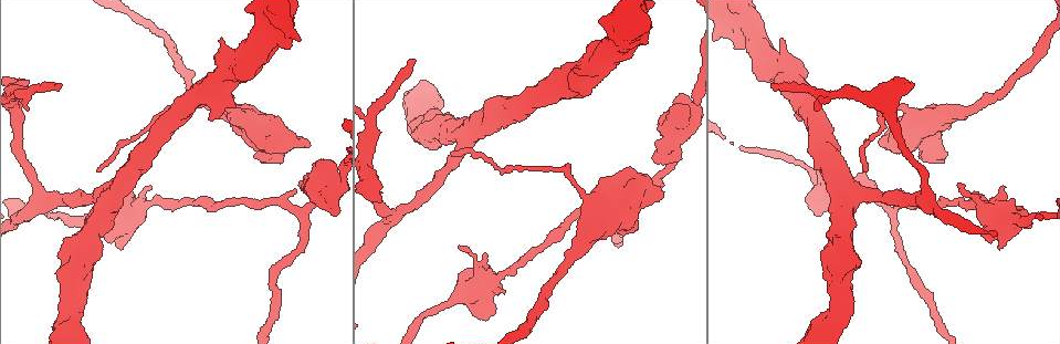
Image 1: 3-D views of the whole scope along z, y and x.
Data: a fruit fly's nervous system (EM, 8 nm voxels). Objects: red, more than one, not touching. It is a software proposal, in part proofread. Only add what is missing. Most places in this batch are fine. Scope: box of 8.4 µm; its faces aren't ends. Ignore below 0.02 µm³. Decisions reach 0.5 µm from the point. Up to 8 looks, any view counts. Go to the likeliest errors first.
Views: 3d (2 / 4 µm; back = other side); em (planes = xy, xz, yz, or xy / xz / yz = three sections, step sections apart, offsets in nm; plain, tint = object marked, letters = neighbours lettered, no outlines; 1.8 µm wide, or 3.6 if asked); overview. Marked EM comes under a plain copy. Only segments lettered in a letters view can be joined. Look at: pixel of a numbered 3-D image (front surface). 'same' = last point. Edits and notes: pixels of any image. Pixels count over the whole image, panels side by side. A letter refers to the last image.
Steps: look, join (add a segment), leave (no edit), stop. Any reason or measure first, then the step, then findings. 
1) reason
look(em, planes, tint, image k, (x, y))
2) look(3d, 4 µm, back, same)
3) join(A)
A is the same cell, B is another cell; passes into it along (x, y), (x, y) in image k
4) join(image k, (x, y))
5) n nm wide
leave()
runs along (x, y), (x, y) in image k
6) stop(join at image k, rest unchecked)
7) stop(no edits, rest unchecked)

four arms meet
look(3d, 4 µm, image 1, (623, 213))

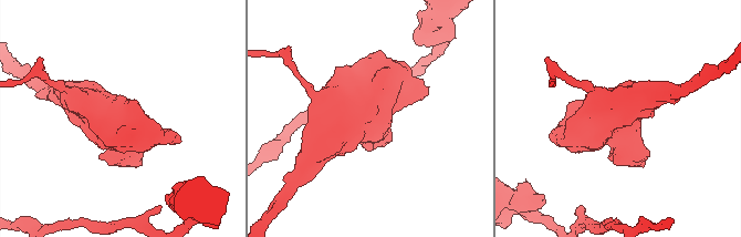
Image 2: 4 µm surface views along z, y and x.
now the EM
look(em, 3.6 µm, xz, step 16, letters, image 2, (374, 117))

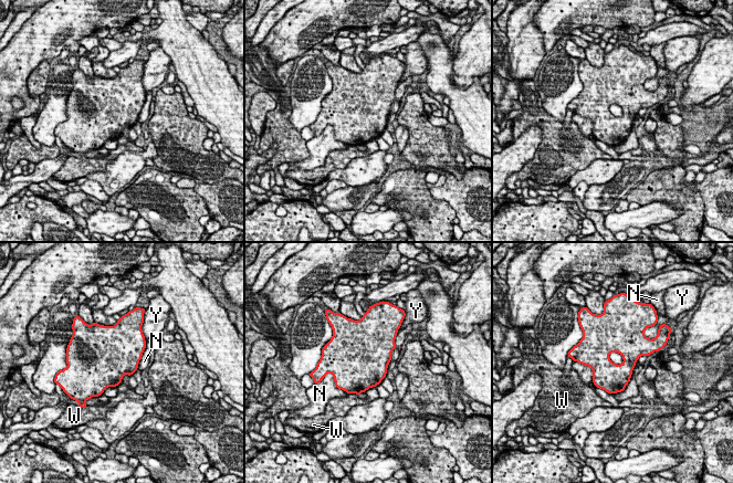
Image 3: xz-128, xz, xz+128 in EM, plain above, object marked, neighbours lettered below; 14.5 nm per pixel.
N touches over 420 nm
leave()
N, W and Y are other cells; none of them fits

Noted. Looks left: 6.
branch stops here
look(3d, 4 µm, image 1, (772, 87))

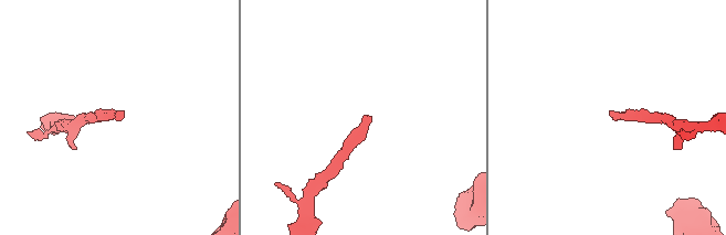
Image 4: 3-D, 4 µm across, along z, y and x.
shape alone is not enough
look(em, planes, letters, image 4, (609, 115))

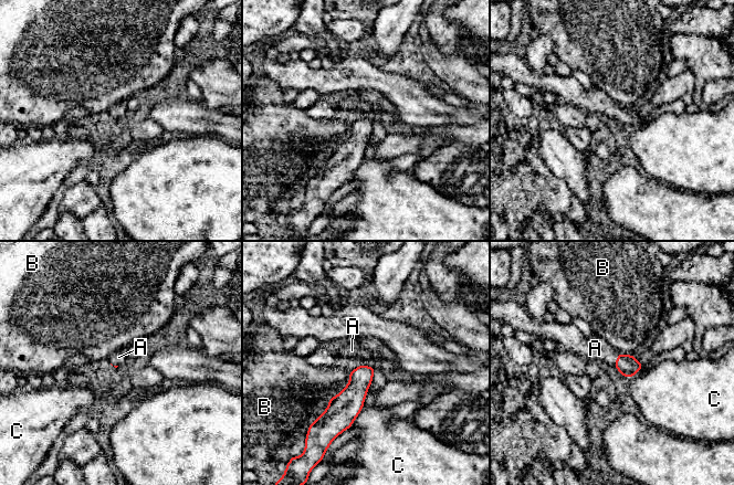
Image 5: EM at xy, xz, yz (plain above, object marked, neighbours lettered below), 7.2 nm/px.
C touches over 190 nm
join(A)
A is the same cell, B and C are other cells; passes into it along (627, 365), (616, 359), (595, 348) in image 5; the neuron continues

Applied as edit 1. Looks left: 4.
see it whole again
look(overview)

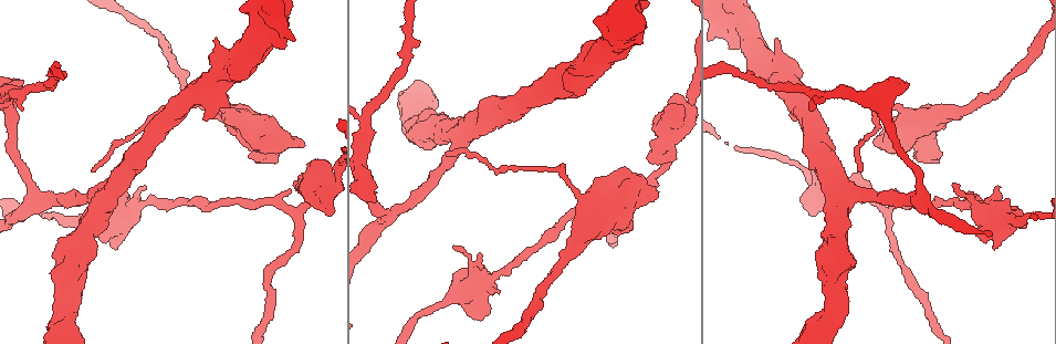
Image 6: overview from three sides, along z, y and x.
sudden change in width
look(3d, 4 µm, image 6, (883, 206))

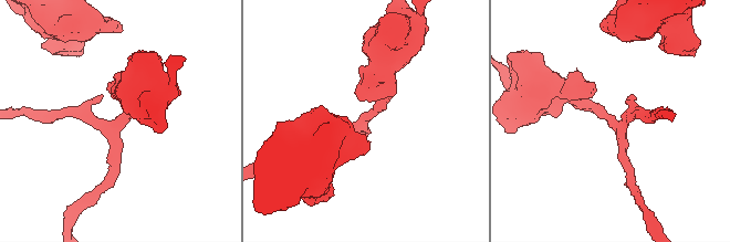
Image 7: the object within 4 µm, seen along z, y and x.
3 arms; arms of 170, 170, 320 nm; need the tissue
look(em, planes, letters, image 7, (615, 122))

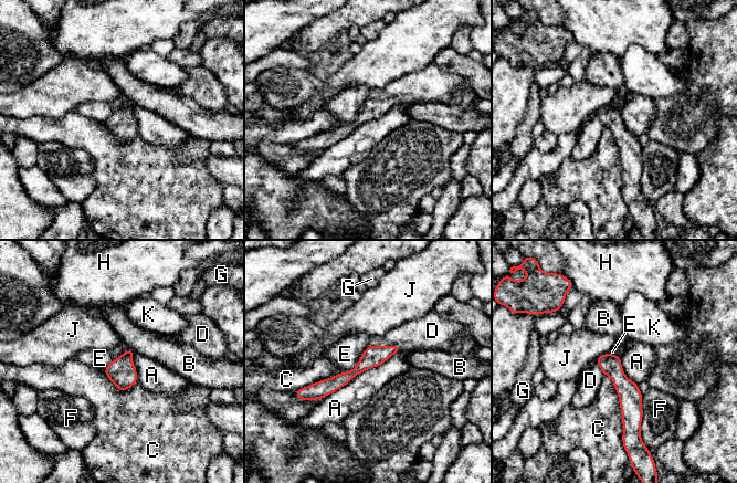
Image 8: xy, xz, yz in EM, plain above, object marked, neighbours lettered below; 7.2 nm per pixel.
150 nm wide
leave()
A, B, C, D, E, F, G, H, J and K are other cells; runs along (395, 348), (329, 386), (307, 389) in image 8; no lettered segment goes on from it

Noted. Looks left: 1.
stop(join at image 5, rest unchecked)

